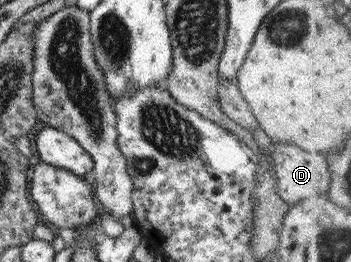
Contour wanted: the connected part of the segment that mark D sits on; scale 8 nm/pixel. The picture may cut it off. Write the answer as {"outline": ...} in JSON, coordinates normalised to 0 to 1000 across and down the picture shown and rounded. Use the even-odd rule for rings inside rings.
{"outline":[[[786,546],[772,611],[781,622],[783,733],[821,786],[883,756],[917,760],[934,748],[949,672],[917,580],[866,580],[832,550]]]}

